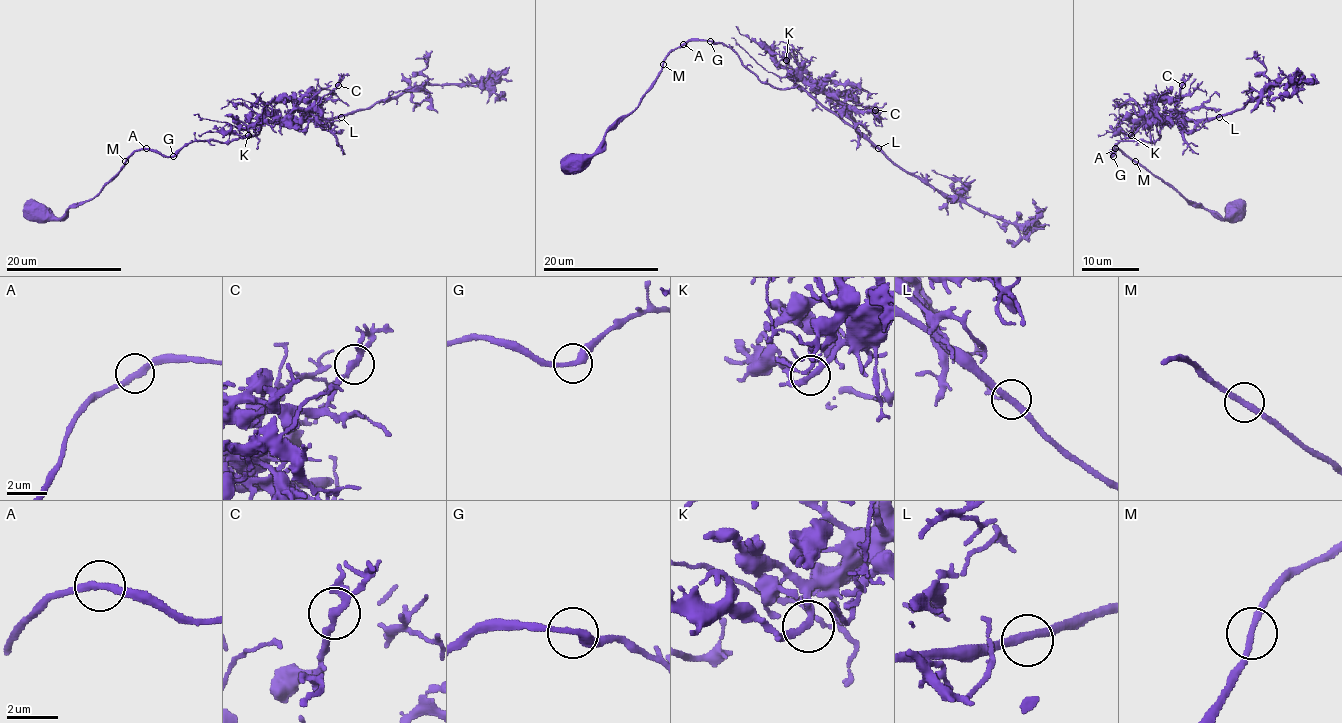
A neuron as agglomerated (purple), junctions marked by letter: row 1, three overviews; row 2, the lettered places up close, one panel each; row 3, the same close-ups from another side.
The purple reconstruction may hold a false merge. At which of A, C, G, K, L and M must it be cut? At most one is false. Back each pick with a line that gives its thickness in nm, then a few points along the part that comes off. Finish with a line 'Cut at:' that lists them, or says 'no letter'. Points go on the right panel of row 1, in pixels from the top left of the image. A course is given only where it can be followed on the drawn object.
Cut at: no letter

